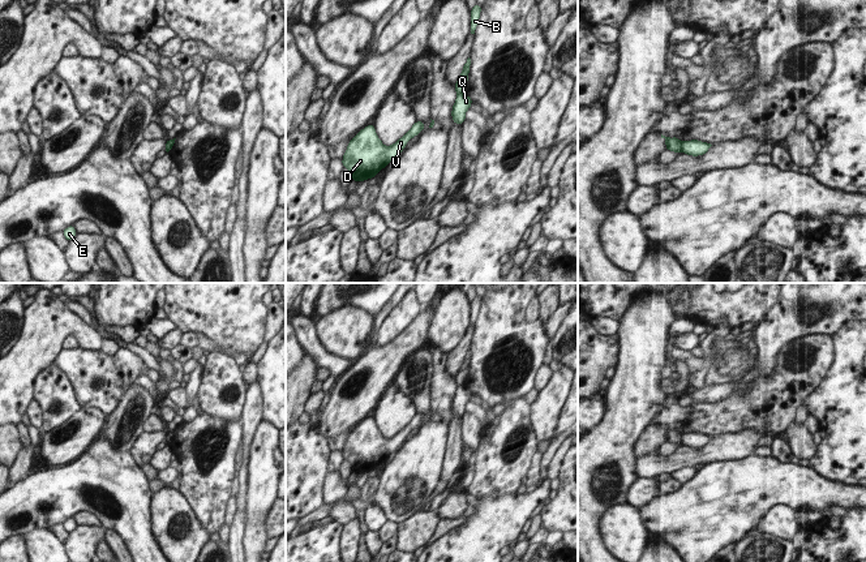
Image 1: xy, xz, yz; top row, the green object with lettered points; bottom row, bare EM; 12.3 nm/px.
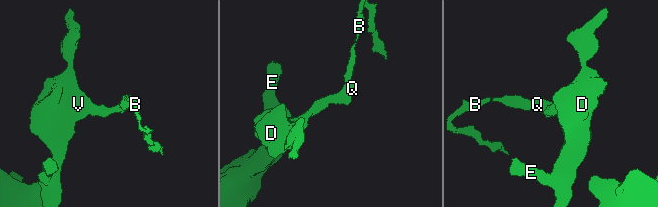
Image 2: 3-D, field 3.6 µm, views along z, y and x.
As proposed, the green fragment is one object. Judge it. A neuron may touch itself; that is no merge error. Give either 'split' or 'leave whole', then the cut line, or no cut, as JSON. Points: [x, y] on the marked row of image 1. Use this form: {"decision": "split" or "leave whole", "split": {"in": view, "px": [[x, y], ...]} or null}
{"decision": "split", "split": {"in": "yz", "px": [[680, 144], [681, 150]]}}

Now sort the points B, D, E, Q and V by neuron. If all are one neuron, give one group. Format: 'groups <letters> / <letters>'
groups B / D E Q V

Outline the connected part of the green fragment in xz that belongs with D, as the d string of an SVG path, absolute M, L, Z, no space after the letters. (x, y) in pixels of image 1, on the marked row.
M416 121L395 143L386 146L378 138L373 124L361 129L350 140L342 164L351 172L352 181L364 181L382 171L402 154L407 142L424 130L424 121Z

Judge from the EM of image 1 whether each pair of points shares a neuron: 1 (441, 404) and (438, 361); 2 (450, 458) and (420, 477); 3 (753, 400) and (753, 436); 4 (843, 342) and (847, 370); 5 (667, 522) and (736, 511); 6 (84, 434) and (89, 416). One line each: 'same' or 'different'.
1: same
2: different
3: different
4: same
5: same
6: same

